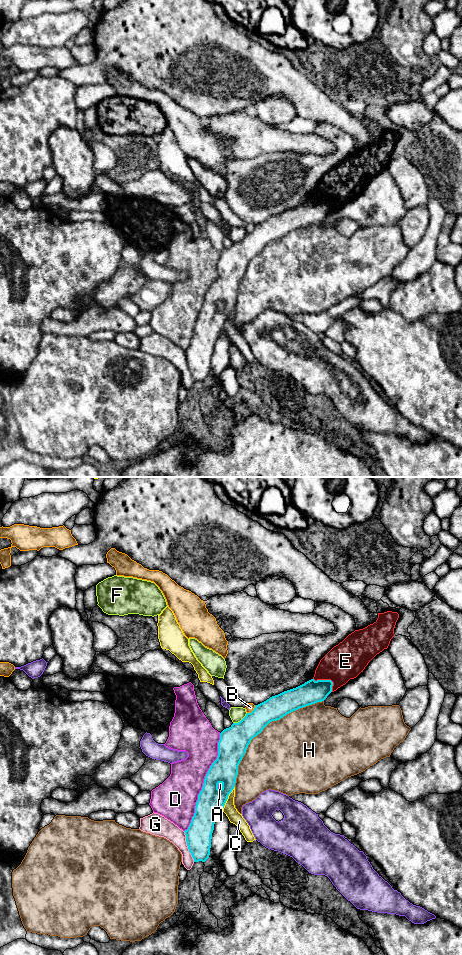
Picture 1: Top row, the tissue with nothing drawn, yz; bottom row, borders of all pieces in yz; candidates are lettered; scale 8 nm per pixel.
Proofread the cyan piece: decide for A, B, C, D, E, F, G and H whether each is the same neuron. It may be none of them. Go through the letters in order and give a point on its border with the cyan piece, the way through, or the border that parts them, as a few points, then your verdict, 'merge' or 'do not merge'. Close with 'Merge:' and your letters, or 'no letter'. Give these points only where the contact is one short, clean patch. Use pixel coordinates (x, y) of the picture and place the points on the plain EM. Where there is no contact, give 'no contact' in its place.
A: meets cyan in yz at (222, 306); border along yz (221, 302), (221, 307), (218, 309); do not merge
B: meets cyan in yz at (253, 230); border along yz (255, 225), (247, 233); do not merge
C: meets cyan in yz at (227, 318); do not merge
D: meets cyan in yz at (204, 302); do not merge
E: meets cyan in yz at (327, 200); do not merge
F: meets cyan in yz at (241, 240); border along yz (247, 233), (239, 241), (233, 243); do not merge
G: meets cyan in yz at (187, 365); do not merge
H: meets cyan in yz at (264, 247); do not merge
Merge: no letter

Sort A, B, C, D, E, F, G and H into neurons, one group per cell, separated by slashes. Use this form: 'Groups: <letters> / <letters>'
Groups: A / B / C / D / E / F / G / H

